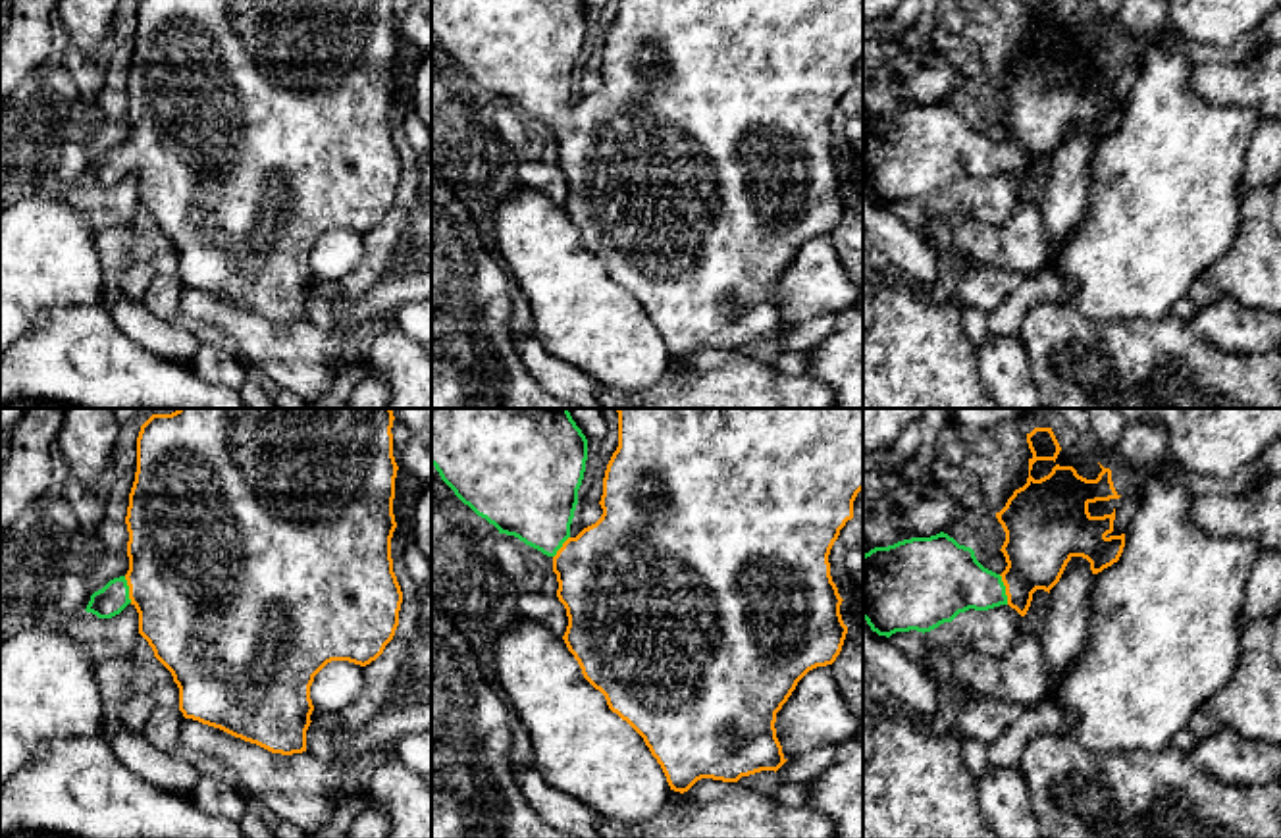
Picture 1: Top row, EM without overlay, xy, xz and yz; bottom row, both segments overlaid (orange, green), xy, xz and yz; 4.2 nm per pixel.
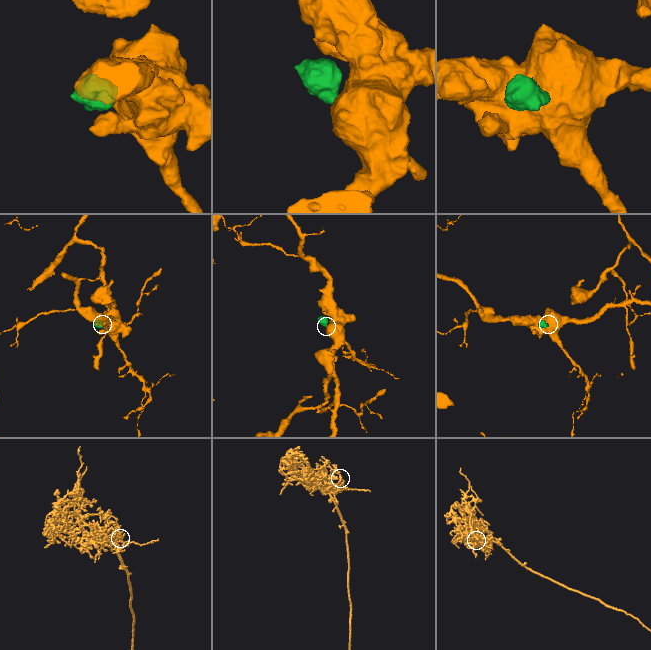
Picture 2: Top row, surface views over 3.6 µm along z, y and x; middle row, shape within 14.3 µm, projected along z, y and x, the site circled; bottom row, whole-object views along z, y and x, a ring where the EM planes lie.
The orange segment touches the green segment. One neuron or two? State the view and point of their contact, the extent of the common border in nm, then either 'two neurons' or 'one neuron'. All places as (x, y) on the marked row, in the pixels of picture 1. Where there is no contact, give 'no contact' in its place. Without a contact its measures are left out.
meets orange in yz at (1006, 590); contact 130 nm long; one neuron

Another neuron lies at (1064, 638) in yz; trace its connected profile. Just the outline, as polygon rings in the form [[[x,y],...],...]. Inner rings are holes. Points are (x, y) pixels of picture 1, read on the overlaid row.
[[[1071,557],[1059,582],[1048,593],[1044,628],[1038,636],[1048,695],[1088,645],[1090,563]]]

